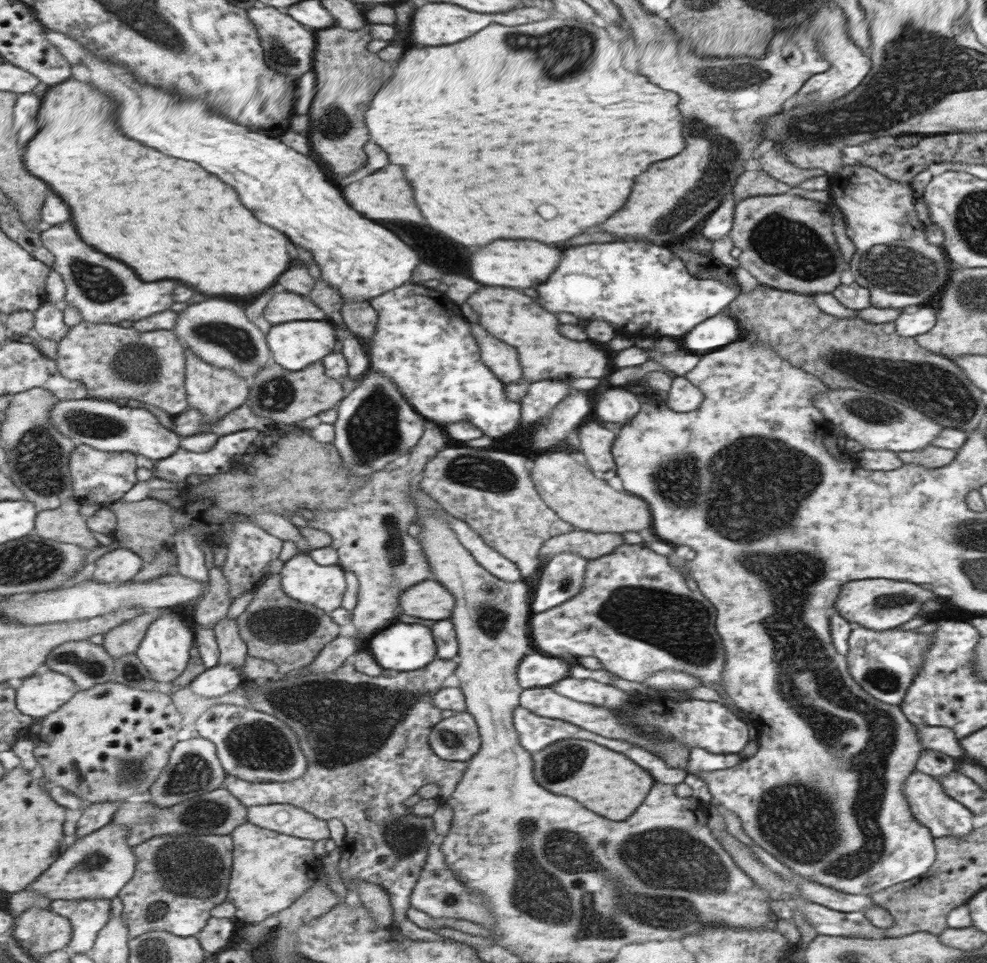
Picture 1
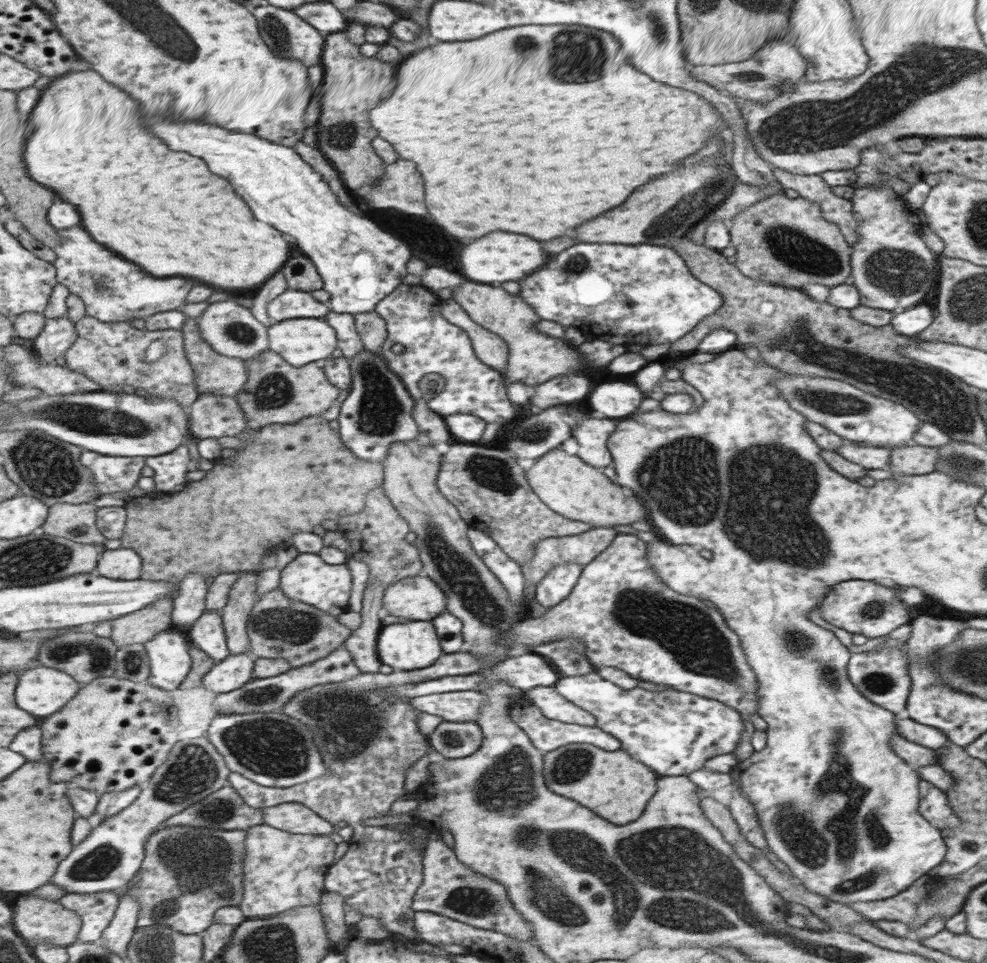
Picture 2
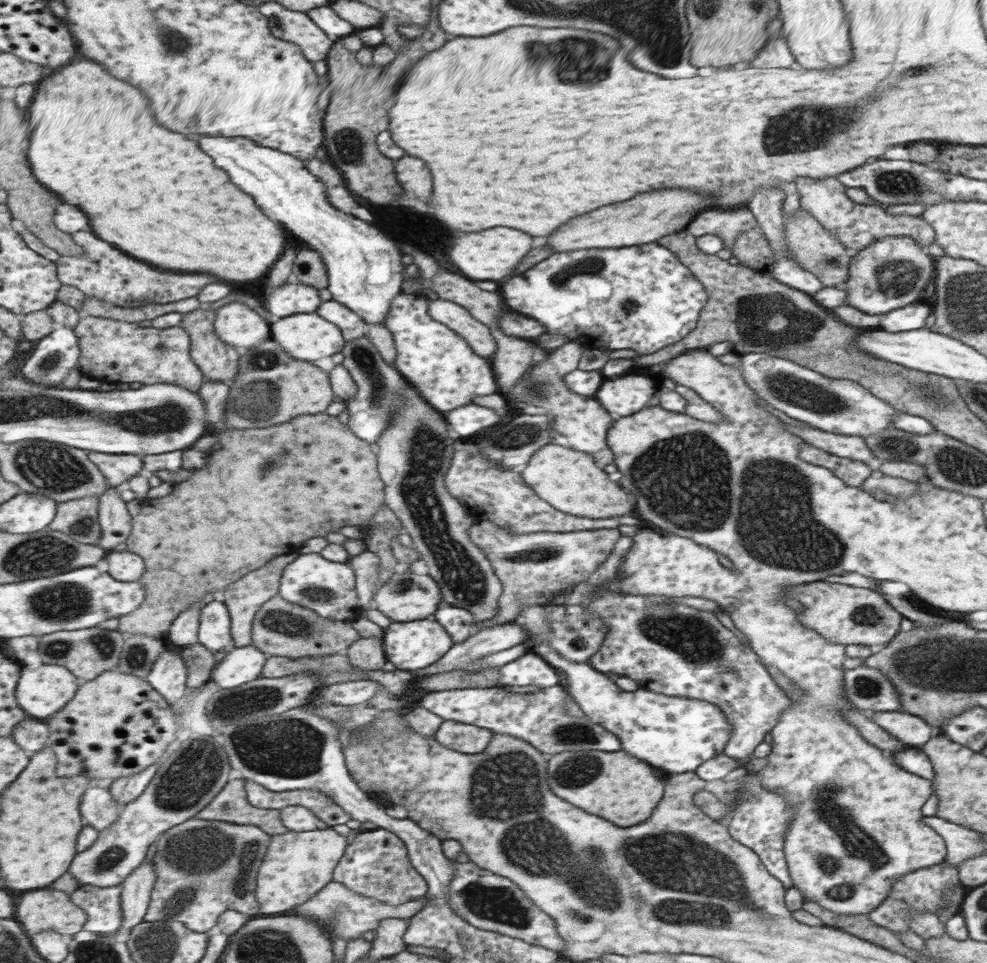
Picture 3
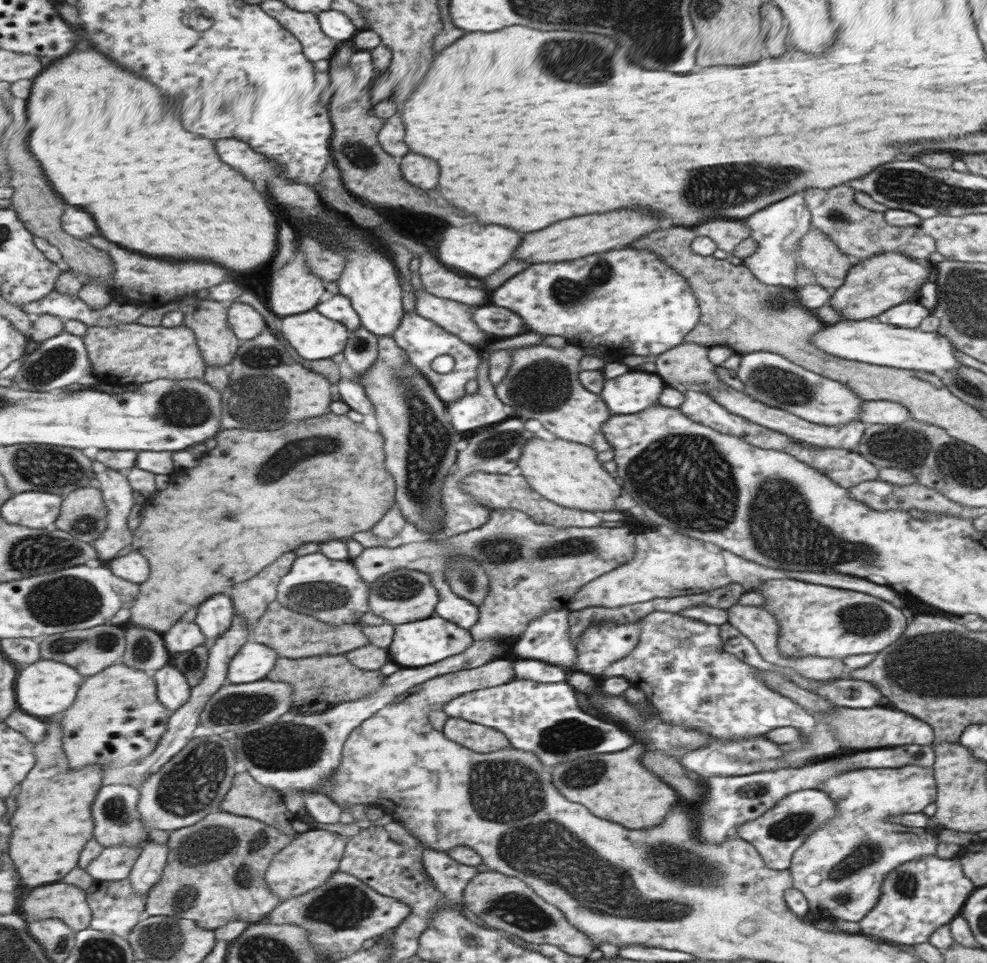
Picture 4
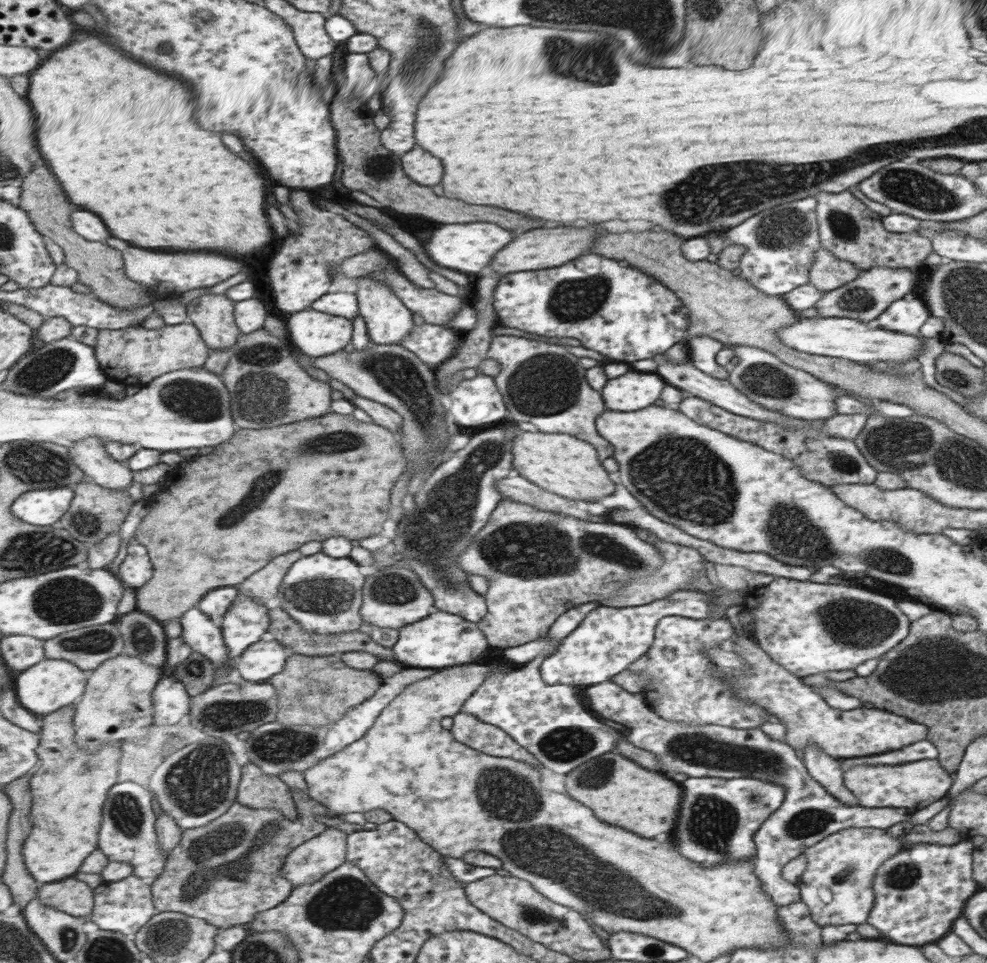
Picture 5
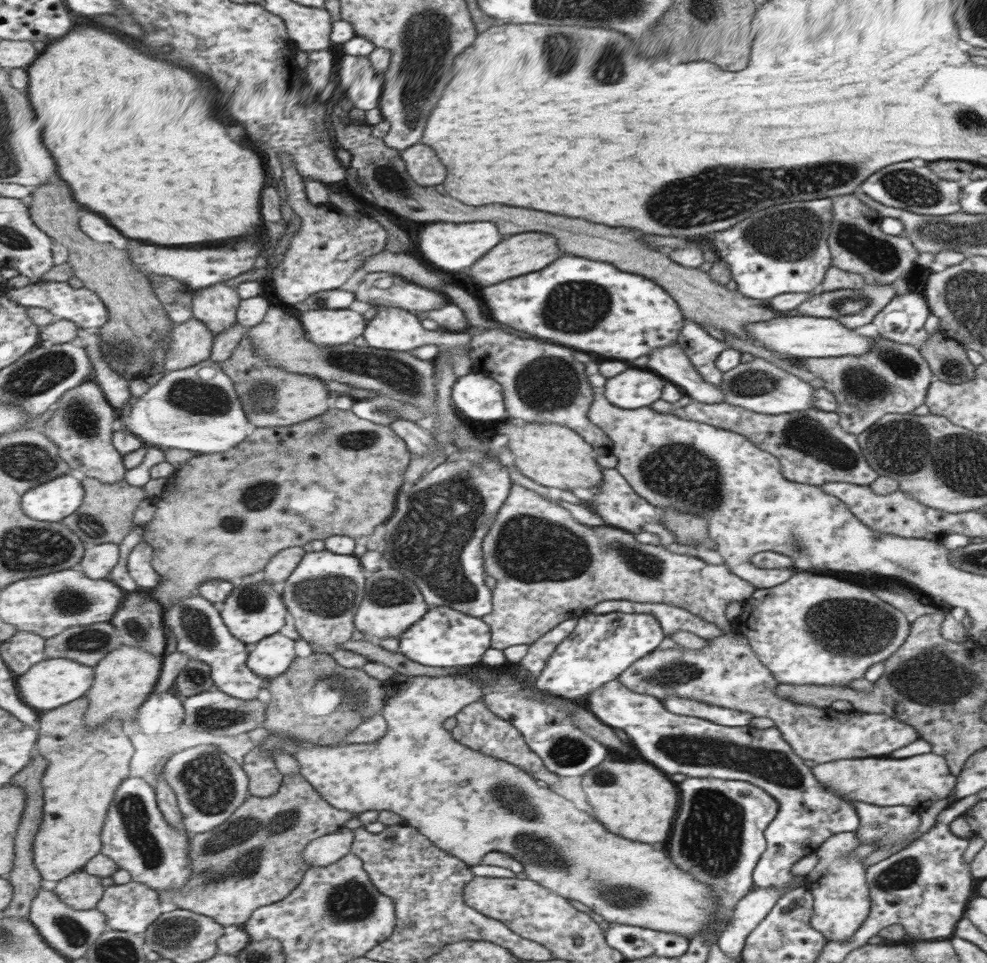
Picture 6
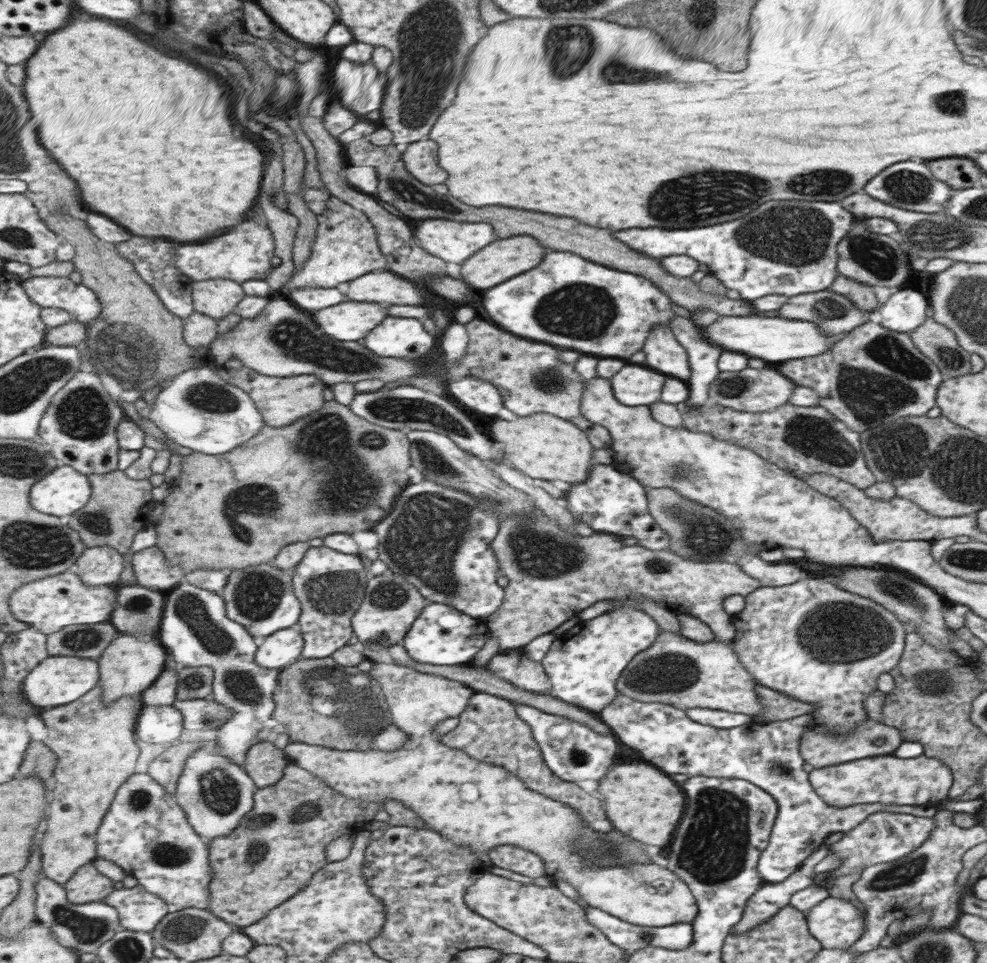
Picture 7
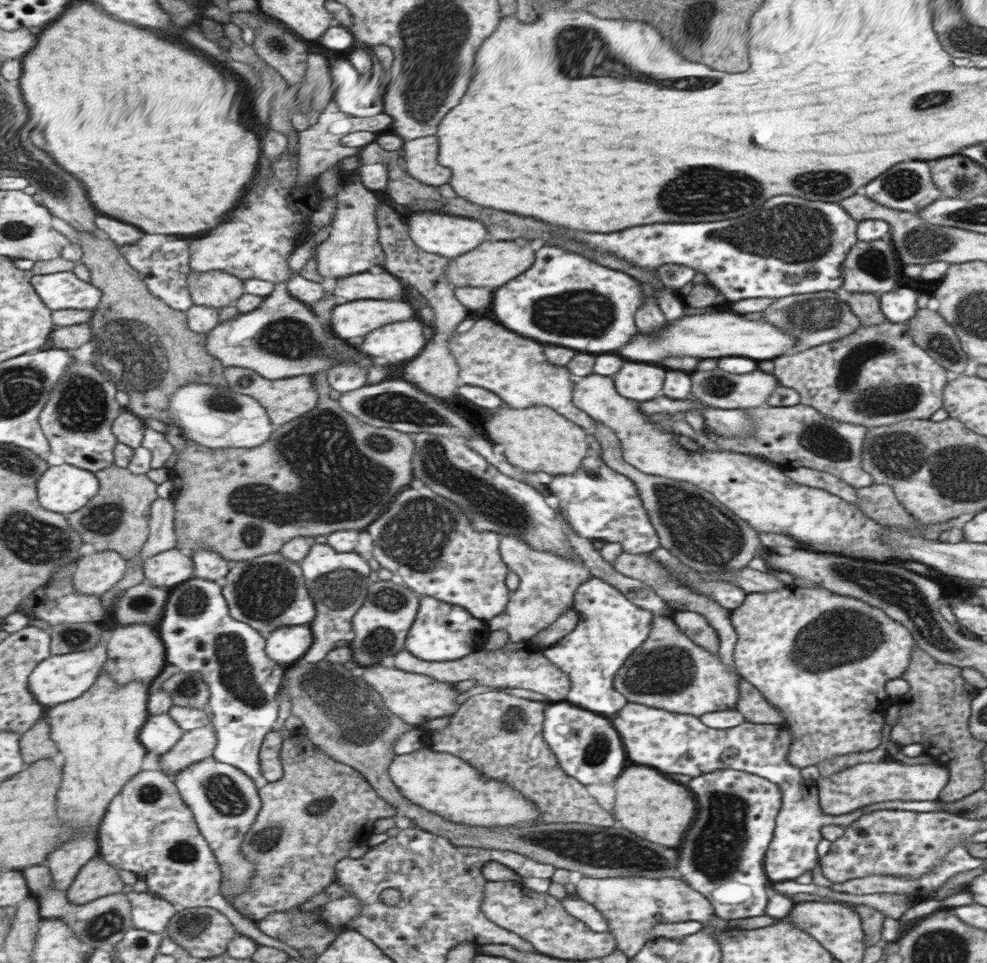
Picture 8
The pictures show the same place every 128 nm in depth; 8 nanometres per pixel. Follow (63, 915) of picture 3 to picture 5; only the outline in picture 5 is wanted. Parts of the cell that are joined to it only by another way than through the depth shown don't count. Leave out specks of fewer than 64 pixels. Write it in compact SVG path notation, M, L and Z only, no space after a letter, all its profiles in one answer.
M69 877L41 885L37 898L45 906L63 910L75 918L91 920L96 901L94 890L85 882Z

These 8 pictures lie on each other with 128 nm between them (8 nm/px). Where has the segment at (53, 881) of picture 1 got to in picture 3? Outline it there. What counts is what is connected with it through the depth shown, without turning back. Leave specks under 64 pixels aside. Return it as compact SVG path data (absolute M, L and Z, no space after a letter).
M210 736L203 739L183 742L183 746L178 748L172 755L168 756L161 764L153 781L143 792L142 796L133 800L125 806L124 811L119 814L117 821L108 830L99 833L99 839L91 848L77 853L77 858L73 860L73 866L69 868L69 874L78 881L80 886L90 885L100 888L122 886L129 874L133 874L145 860L151 844L158 842L158 839L167 830L175 826L192 820L215 800L228 785L231 776L232 763L227 752L224 750L218 737Z

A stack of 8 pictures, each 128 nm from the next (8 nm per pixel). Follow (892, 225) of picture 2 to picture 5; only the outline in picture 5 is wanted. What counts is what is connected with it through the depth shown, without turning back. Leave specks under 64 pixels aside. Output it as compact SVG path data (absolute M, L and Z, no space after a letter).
M873 266L868 270L860 270L858 276L844 286L823 293L814 310L819 312L821 318L852 318L867 323L884 313L894 301L901 300L901 296L913 288L915 280L917 274L911 270Z

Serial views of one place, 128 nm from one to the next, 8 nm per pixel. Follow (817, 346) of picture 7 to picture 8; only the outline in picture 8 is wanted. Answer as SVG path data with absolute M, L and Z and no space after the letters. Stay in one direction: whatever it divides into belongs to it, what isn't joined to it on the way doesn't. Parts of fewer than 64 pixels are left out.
M724 308L719 309L719 314L705 314L705 316L681 316L679 320L667 322L665 332L659 338L641 336L633 338L625 350L621 350L623 358L633 362L657 362L661 356L685 354L693 358L718 359L727 356L742 356L751 360L773 360L789 352L796 346L796 338L786 334L777 325L767 324L767 321L745 320L741 315L731 314Z

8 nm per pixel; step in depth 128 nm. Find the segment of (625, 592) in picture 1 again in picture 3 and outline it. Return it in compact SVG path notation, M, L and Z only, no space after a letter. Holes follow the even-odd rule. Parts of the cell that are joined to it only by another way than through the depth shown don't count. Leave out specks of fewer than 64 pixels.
M621 535L609 557L587 580L591 590L597 588L595 592L599 595L591 595L587 602L579 605L591 618L607 626L599 649L587 663L597 672L631 678L639 689L699 699L719 707L731 729L723 754L735 761L747 761L763 736L777 724L777 717L791 705L789 698L757 662L755 652L743 646L731 630L723 628L711 612L669 601L669 597L663 595L599 591L601 586L619 578L617 570L632 546L632 538ZM515 622L483 627L465 638L463 642L454 644L453 650L449 650L449 654L445 654L441 662L413 672L434 675L461 670L461 667L465 667L469 661L511 648L521 644L527 638L527 631L521 629L521 625Z

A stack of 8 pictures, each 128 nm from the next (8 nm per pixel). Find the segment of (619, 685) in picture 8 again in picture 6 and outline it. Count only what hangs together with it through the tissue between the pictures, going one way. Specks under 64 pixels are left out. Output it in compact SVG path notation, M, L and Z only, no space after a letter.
M735 630L711 638L705 647L697 650L679 645L661 645L629 665L616 679L630 691L653 695L659 700L667 695L677 695L770 718L777 730L784 734L785 742L789 743L793 751L817 766L832 766L833 762L842 759L885 757L919 738L915 726L886 714L853 710L840 713L830 706L813 707L779 697L775 694L775 686L779 685L775 677L753 653L747 639L737 635Z

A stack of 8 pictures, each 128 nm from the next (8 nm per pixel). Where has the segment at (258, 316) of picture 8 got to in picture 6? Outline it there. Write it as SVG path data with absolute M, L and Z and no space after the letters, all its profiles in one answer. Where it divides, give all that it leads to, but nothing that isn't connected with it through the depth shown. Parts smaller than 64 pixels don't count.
M271 306L261 324L246 330L247 338L252 338L257 353L271 364L283 367L291 373L308 374L323 380L337 380L353 388L371 390L375 396L393 398L396 402L413 406L421 415L427 415L435 406L436 387L434 385L435 366L432 359L420 360L408 351L356 348L351 343L343 346L321 347L310 342L305 326L293 308Z

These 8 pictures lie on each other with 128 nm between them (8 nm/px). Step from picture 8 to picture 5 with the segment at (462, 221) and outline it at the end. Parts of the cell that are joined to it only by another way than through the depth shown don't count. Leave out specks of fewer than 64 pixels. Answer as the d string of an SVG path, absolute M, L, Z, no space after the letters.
M469 222L469 224L443 224L439 226L433 236L427 240L425 250L431 260L443 268L457 270L462 274L478 275L483 268L489 264L495 252L499 252L509 240L511 232L499 228L497 224L491 222Z

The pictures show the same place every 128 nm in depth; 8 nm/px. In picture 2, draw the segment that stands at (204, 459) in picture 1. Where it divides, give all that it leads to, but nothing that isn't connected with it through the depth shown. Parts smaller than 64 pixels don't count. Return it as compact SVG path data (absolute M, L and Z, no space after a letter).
M181 445L179 449L169 454L147 457L146 464L154 471L153 495L181 492L188 484L187 474L191 462L186 445Z

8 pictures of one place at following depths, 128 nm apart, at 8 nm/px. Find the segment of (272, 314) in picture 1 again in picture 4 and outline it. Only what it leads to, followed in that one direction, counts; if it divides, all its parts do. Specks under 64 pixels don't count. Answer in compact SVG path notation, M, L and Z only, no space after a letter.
M297 250L297 254L289 260L284 268L269 268L271 294L269 304L277 317L284 318L302 314L314 309L331 294L332 287L309 272L305 252Z

